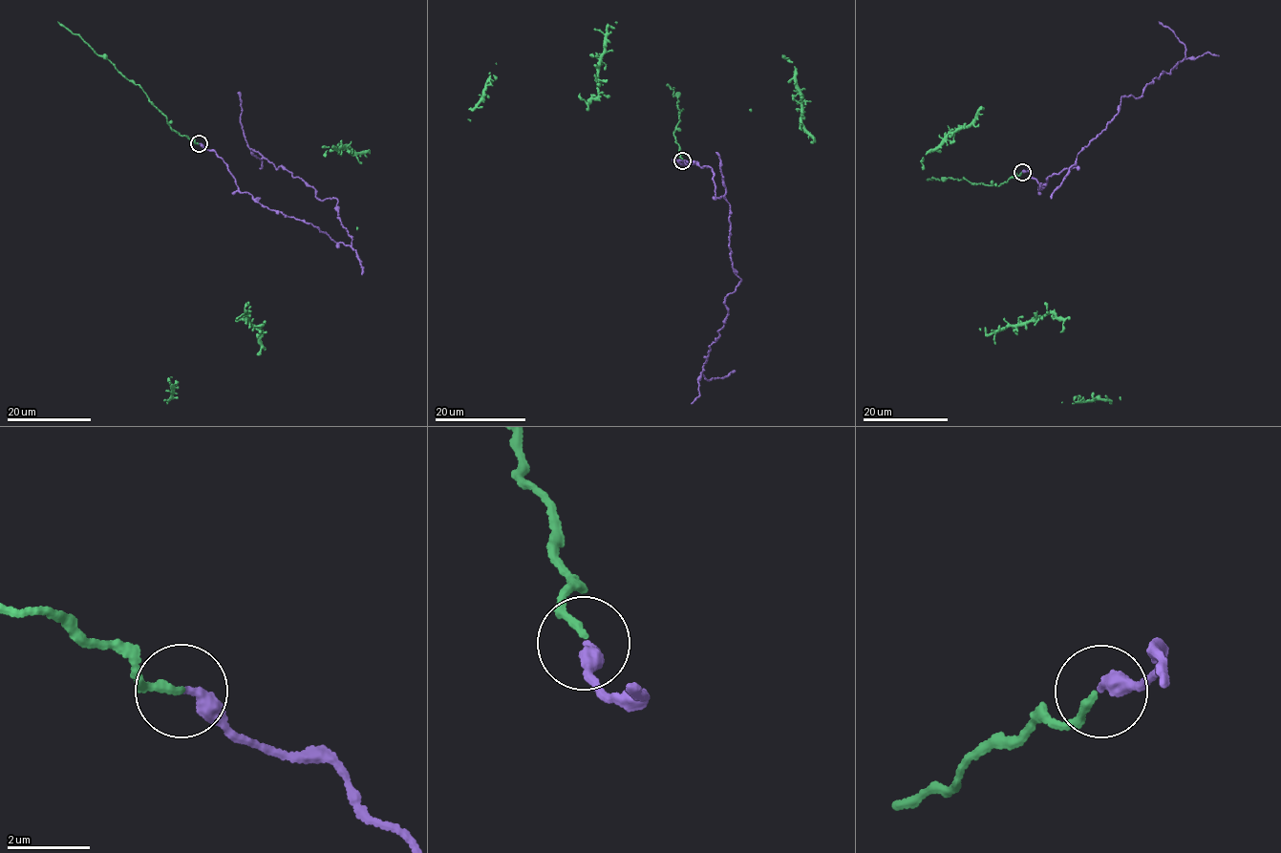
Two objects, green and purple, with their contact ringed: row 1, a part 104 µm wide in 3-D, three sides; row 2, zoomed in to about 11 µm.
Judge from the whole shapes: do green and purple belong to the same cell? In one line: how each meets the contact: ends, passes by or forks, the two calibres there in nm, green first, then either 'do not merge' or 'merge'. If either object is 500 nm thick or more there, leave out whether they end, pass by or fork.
green ends there; purple ends there; 170 nm thick on the green side, 320 nm on the other; merge

